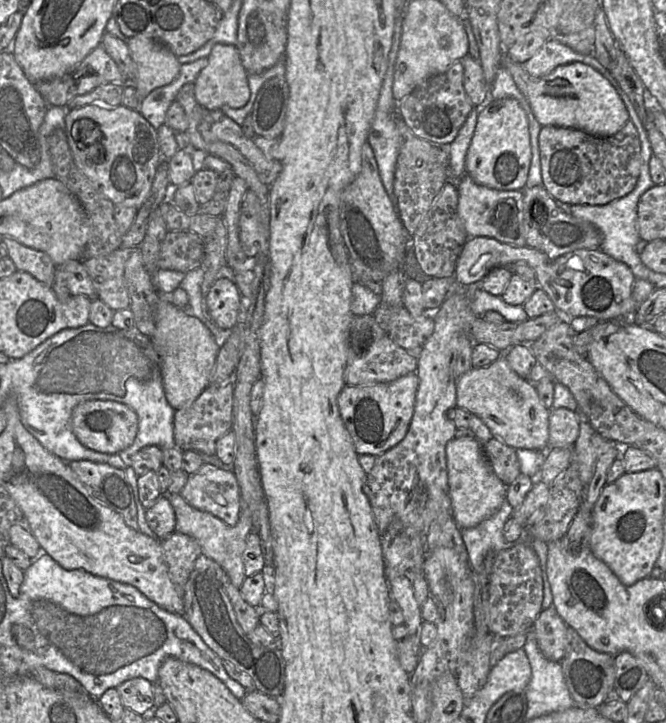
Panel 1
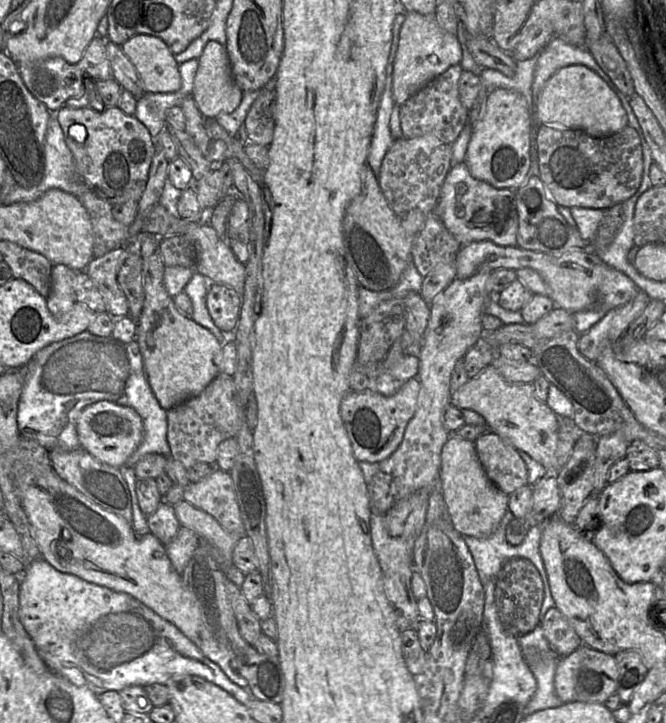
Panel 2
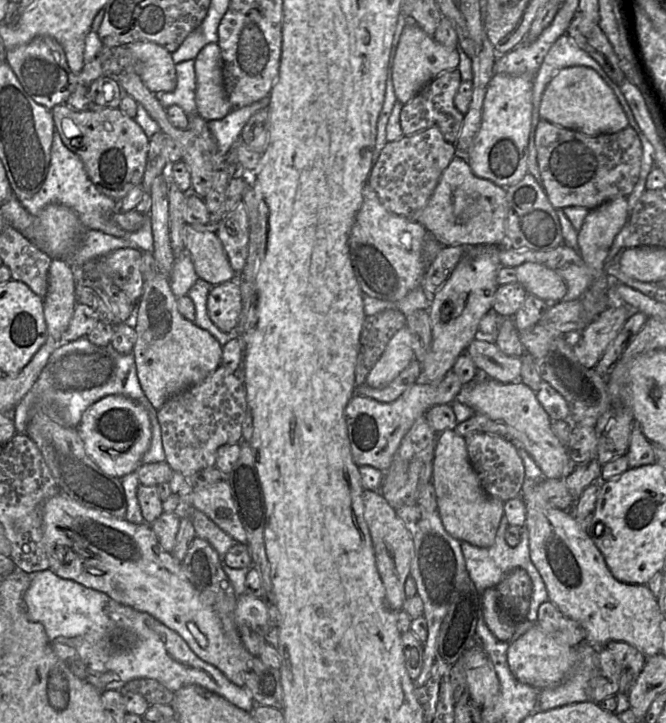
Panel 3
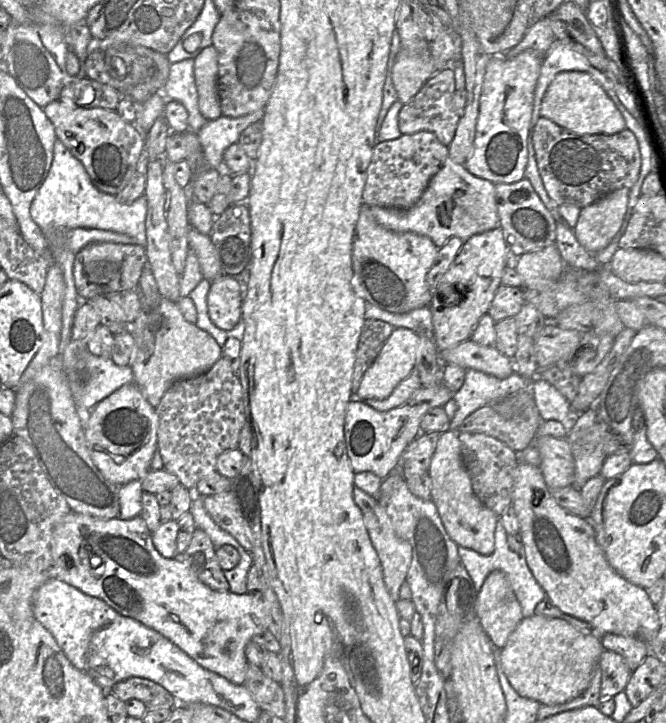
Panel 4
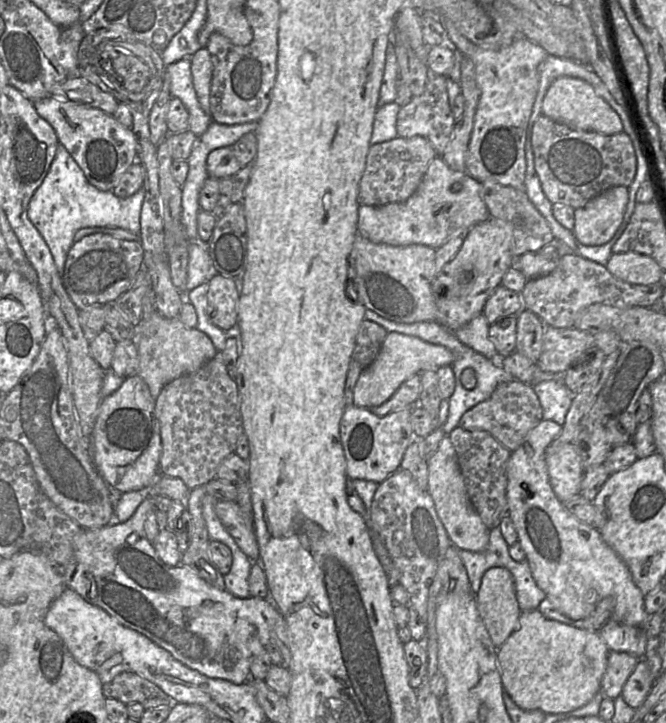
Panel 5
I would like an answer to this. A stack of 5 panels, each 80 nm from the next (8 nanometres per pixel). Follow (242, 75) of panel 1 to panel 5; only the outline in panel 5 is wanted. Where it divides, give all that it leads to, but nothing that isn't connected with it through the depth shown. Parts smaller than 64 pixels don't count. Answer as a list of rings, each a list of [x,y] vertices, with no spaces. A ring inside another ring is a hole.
[[[206,47],[196,51],[191,59],[194,88],[202,109],[210,115],[210,92],[213,77],[211,54]]]

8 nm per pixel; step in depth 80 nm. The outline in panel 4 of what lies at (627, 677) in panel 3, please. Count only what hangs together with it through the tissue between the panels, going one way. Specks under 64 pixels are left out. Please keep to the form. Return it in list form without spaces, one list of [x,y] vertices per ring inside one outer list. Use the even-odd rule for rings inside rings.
[[[607,633],[601,636],[601,643],[604,649],[621,655],[632,671],[635,670],[650,653],[649,645],[634,636]]]

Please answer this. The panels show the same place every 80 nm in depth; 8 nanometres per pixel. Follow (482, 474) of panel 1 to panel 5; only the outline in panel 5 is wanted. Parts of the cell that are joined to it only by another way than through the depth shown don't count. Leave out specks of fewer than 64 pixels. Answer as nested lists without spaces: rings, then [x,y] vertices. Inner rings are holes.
[[[445,435],[437,451],[428,461],[428,492],[452,545],[458,550],[485,551],[489,544],[490,529],[482,522],[469,500],[457,454],[448,435]]]

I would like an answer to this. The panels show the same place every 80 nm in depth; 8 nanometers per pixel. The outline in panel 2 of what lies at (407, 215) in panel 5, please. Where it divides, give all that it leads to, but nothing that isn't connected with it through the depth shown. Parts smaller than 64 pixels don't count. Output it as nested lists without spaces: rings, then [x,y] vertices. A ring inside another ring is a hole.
[[[466,162],[450,168],[442,184],[435,212],[462,246],[484,240],[500,246],[517,246],[518,213],[515,191],[497,189],[474,178]]]

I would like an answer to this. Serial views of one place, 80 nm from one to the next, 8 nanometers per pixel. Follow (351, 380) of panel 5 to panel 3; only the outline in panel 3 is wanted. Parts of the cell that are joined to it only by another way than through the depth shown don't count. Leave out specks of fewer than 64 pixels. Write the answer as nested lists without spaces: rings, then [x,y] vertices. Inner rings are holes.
[[[396,308],[365,317],[355,366],[356,386],[365,383],[366,376],[381,357],[389,340],[404,326],[406,316]]]

